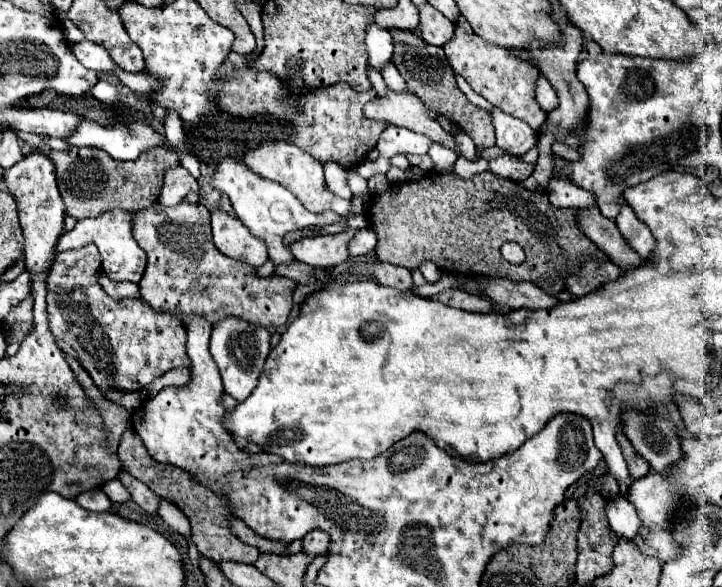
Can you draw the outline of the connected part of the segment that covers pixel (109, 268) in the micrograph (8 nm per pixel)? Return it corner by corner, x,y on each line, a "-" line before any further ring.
112,210
112,212
104,212
98,218
88,218
88,220
78,220
76,226
70,232
64,232
56,244
55,253
52,257
52,263
58,253
69,250
78,249
90,242
94,242
100,250
102,256
102,268
104,274
116,282
122,280
130,280
130,282
140,282
144,270
146,270
146,254
144,250
136,244
134,236
132,236
132,212
124,212
124,210

